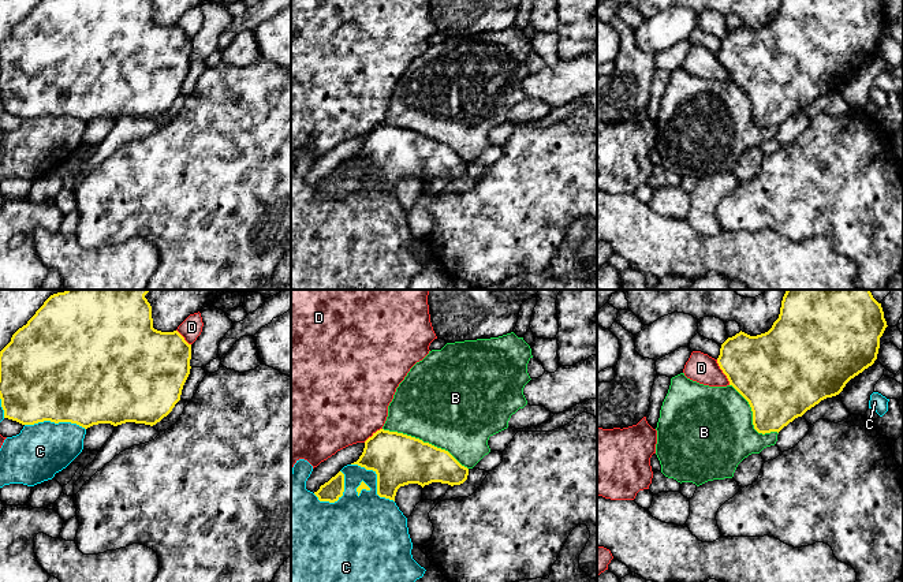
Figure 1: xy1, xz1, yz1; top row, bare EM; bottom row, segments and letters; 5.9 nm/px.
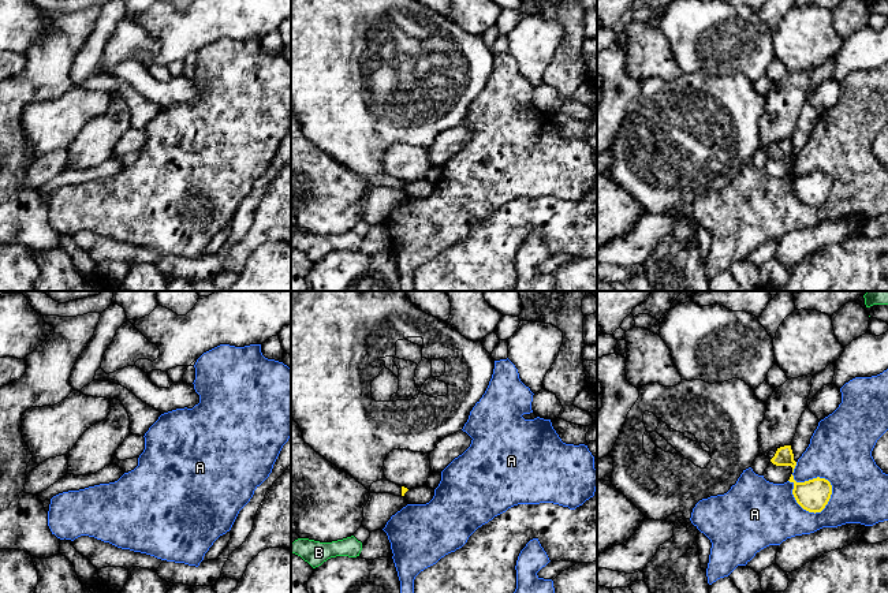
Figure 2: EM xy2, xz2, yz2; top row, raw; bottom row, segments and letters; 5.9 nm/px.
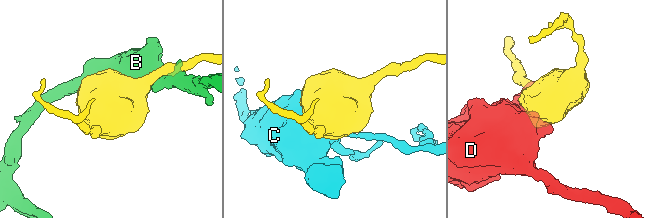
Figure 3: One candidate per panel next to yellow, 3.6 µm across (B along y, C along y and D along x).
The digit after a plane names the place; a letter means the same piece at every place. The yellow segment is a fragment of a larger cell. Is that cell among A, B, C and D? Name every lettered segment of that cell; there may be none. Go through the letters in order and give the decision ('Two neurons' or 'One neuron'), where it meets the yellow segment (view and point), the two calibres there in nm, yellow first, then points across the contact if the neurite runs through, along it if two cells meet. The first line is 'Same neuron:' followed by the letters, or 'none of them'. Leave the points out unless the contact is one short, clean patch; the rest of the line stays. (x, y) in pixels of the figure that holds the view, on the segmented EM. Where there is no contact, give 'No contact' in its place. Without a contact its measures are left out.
Same neuron: none of them
A: Two neurons. Touches yellow at yz2 (793, 493). Thickness 190 nm (yellow) against 400 nm
B: Two neurons. Touches yellow at xz1 (425, 443). Thickness 300 nm (yellow) against 480 nm
C: Two neurons. Touches yellow at xz1 (377, 480). Thickness 300 nm (yellow) against 320 nm
D: Two neurons. Touches yellow at yz1 (723, 372). Thickness 420 nm (yellow) against 170 nm

